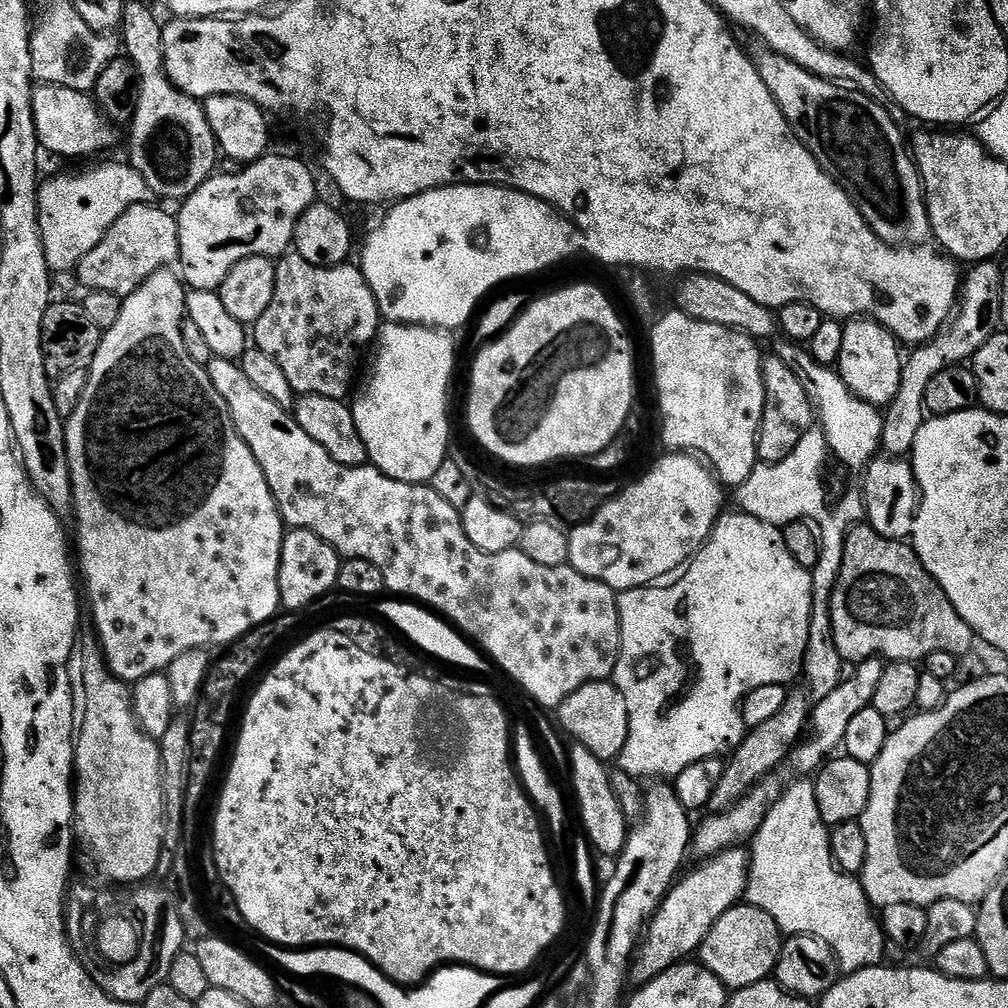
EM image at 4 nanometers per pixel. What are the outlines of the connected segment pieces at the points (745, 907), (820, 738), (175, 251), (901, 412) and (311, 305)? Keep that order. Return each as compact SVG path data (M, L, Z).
M741 902L714 922L710 934L706 934L702 942L698 960L722 981L725 988L745 988L767 980L775 973L781 943L782 933L774 918L770 918L766 910Z
M879 656L859 661L853 667L856 669L853 670L852 676L851 672L845 675L831 694L826 694L826 698L815 701L810 710L810 731L794 752L794 760L797 760L801 770L804 771L801 773L815 773L843 745L846 729L850 726L851 720L871 705L874 693L878 691L878 681L882 679L884 666L885 661Z
M155 203L135 204L110 226L110 230L82 258L78 265L80 280L85 289L94 292L109 292L118 297L129 296L134 290L146 282L156 272L163 272L172 263L180 260L180 238L176 216L168 213L164 208L155 208Z
M981 262L971 265L962 280L962 291L958 296L958 307L951 317L950 323L927 344L907 353L904 360L902 378L898 386L898 394L887 405L883 413L884 433L880 439L883 451L890 456L907 457L914 446L914 438L924 425L926 409L926 386L930 386L930 378L942 370L963 365L975 357L976 352L997 331L996 324L1000 320L1000 268L996 262Z
M284 254L276 260L274 298L266 306L266 314L255 322L254 344L282 366L286 382L300 396L347 401L360 355L381 331L378 302L363 271L350 265L345 262L336 268L323 268L295 254Z

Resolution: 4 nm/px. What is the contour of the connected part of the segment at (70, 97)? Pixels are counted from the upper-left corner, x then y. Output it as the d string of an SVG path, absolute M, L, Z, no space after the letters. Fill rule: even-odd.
M41 83L32 94L32 113L36 123L36 139L45 153L53 152L56 156L92 156L110 147L116 136L115 130L111 128L113 125L105 119L97 101L89 93L64 88L61 84Z

